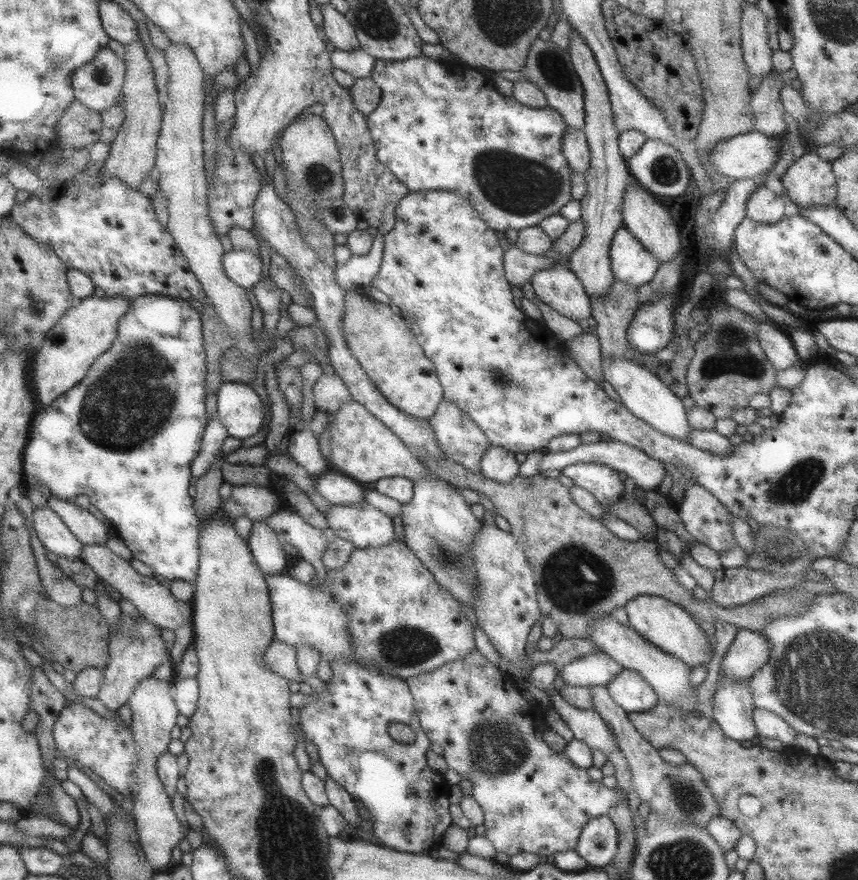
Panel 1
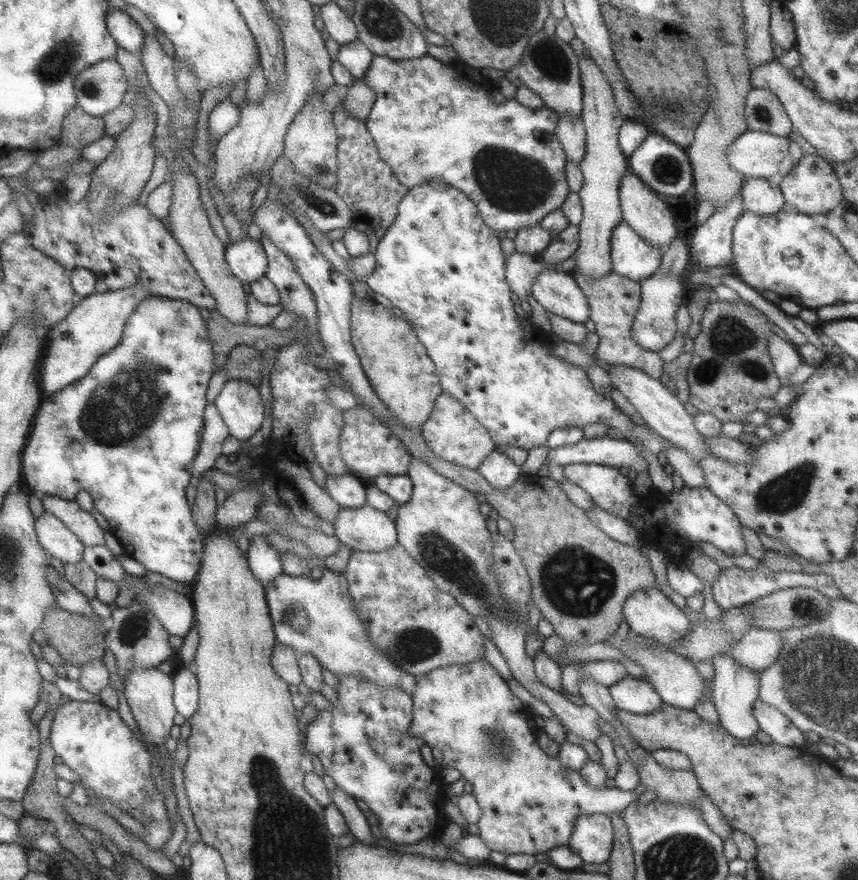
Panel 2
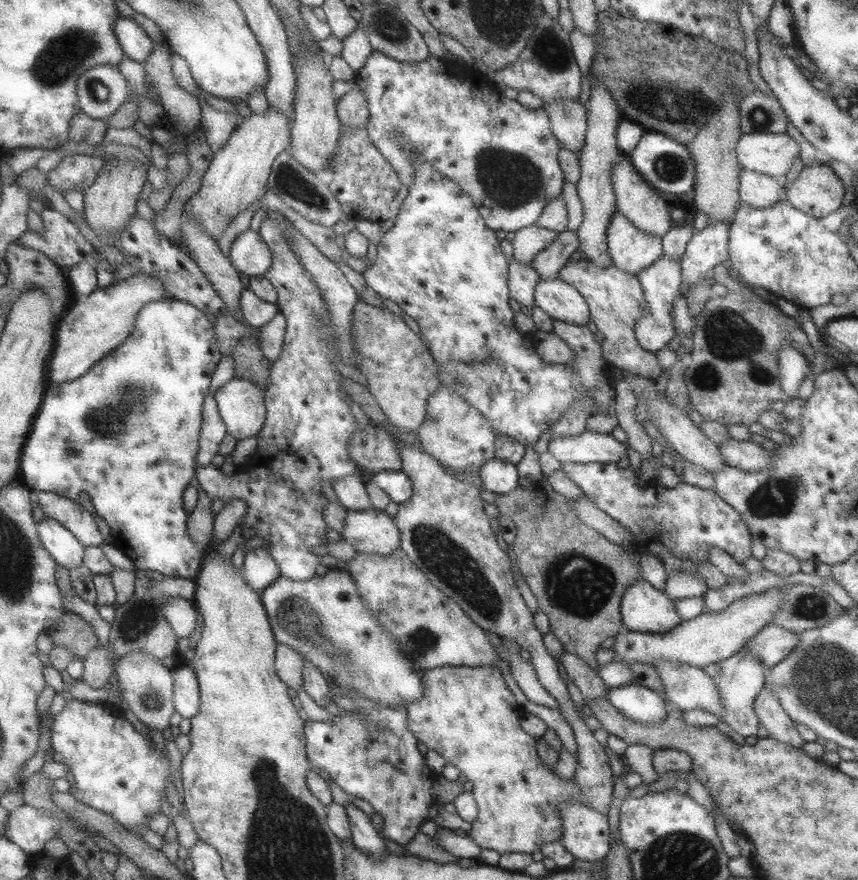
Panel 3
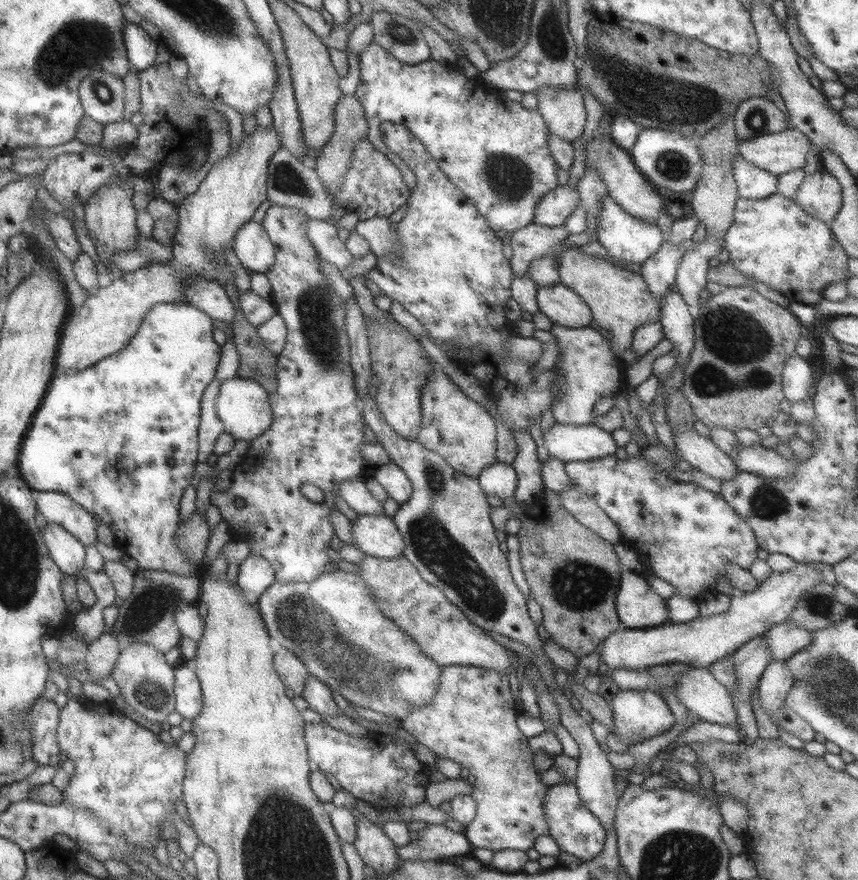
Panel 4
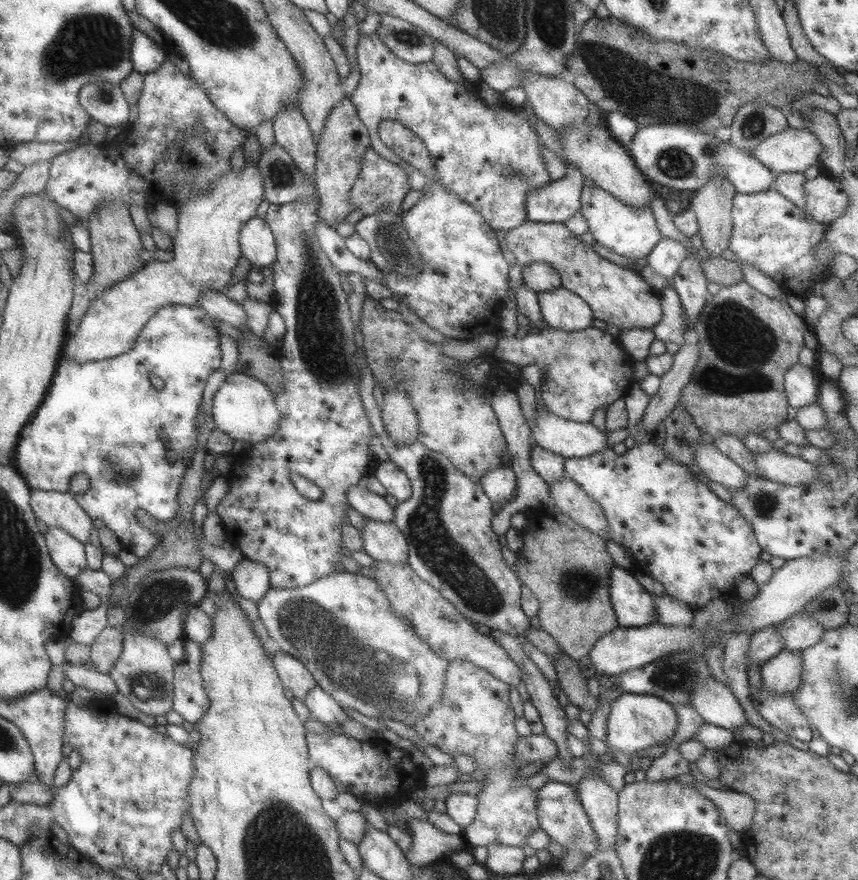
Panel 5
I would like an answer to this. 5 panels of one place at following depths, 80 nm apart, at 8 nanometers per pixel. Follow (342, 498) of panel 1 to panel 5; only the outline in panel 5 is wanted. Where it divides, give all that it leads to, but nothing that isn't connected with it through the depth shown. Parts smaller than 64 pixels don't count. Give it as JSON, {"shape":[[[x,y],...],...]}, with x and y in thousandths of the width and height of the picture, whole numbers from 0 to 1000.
{"shape":[[[423,547],[415,552],[409,552],[404,563],[409,576],[425,590],[458,593],[460,576],[448,567],[449,564],[443,564],[427,555]]]}

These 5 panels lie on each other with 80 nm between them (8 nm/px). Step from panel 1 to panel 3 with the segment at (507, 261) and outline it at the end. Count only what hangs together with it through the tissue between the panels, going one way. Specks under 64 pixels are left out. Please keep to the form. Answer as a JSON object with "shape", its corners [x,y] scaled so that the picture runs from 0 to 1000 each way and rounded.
{"shape":[[[600,293],[593,297],[592,327],[601,343],[608,348],[624,348],[624,327],[631,314],[617,300],[606,300]]]}

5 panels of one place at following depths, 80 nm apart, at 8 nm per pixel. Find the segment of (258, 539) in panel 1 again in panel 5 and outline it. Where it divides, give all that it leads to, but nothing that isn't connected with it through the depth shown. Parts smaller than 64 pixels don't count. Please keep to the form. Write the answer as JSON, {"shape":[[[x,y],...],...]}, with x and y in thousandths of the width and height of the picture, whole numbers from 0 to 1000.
{"shape":[[[289,634],[275,640],[269,655],[280,677],[298,686],[316,669],[312,644]]]}

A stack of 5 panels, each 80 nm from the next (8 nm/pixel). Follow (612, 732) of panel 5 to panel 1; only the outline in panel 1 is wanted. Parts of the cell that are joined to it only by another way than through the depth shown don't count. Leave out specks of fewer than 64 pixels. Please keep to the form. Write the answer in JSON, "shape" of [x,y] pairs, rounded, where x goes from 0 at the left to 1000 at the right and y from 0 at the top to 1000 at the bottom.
{"shape":[[[726,759],[706,782],[714,797],[731,810],[749,810],[768,798],[761,780],[745,764],[734,760]]]}

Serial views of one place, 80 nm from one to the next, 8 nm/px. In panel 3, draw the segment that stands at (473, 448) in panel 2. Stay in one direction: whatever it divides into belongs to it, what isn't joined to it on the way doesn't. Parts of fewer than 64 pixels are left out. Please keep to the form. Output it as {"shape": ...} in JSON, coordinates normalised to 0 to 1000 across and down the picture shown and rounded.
{"shape":[[[520,436],[510,439],[508,448],[501,450],[497,477],[485,492],[492,509],[517,530],[524,531],[529,535],[558,536],[565,525],[577,520],[576,499],[578,493],[571,478],[566,477],[555,464],[548,463],[538,450],[529,448]]]}

